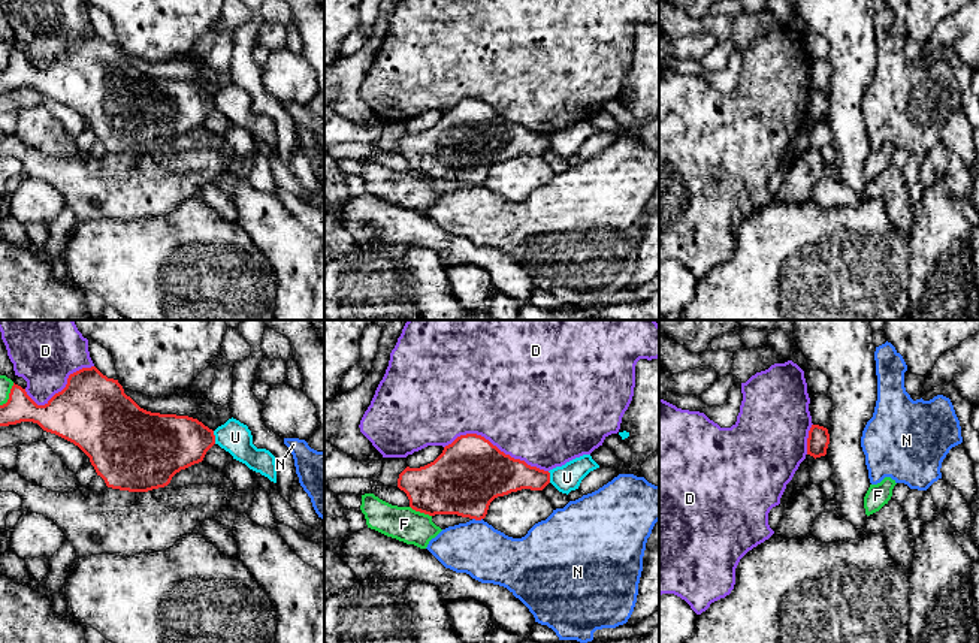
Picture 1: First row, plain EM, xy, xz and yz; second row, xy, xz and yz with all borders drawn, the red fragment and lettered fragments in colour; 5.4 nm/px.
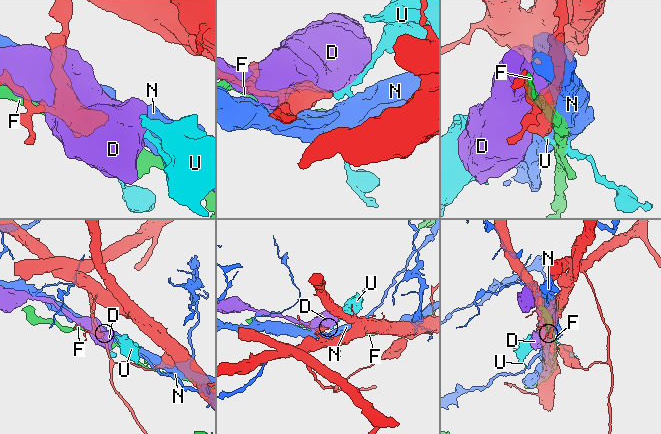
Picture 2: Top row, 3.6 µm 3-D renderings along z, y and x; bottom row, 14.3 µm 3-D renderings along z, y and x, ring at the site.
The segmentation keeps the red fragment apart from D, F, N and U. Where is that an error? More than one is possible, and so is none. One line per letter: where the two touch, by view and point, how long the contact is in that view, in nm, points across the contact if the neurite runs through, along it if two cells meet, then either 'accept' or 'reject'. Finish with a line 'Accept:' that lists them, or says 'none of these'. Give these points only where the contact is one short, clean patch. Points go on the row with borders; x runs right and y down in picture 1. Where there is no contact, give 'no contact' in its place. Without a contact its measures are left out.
D: meets red in xz at (495, 446); contact 600 nm long; reject
F: meets red in xz at (420, 512); contact 130 nm long; reject
N: meets red in xz at (477, 519); contact 60 nm long; reject
U: meets red in xy at (214, 437); contact 70 nm long; border along xy (212, 431), (215, 443); reject
Accept: none of these

